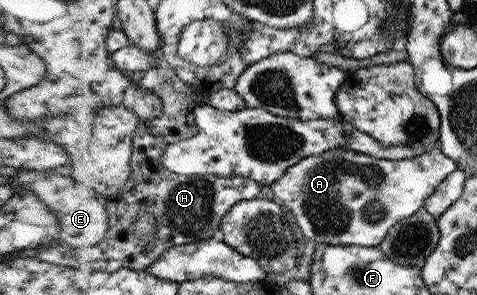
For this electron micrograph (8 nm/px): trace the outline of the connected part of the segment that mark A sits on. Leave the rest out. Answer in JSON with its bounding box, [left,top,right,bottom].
[271,144,458,247]

